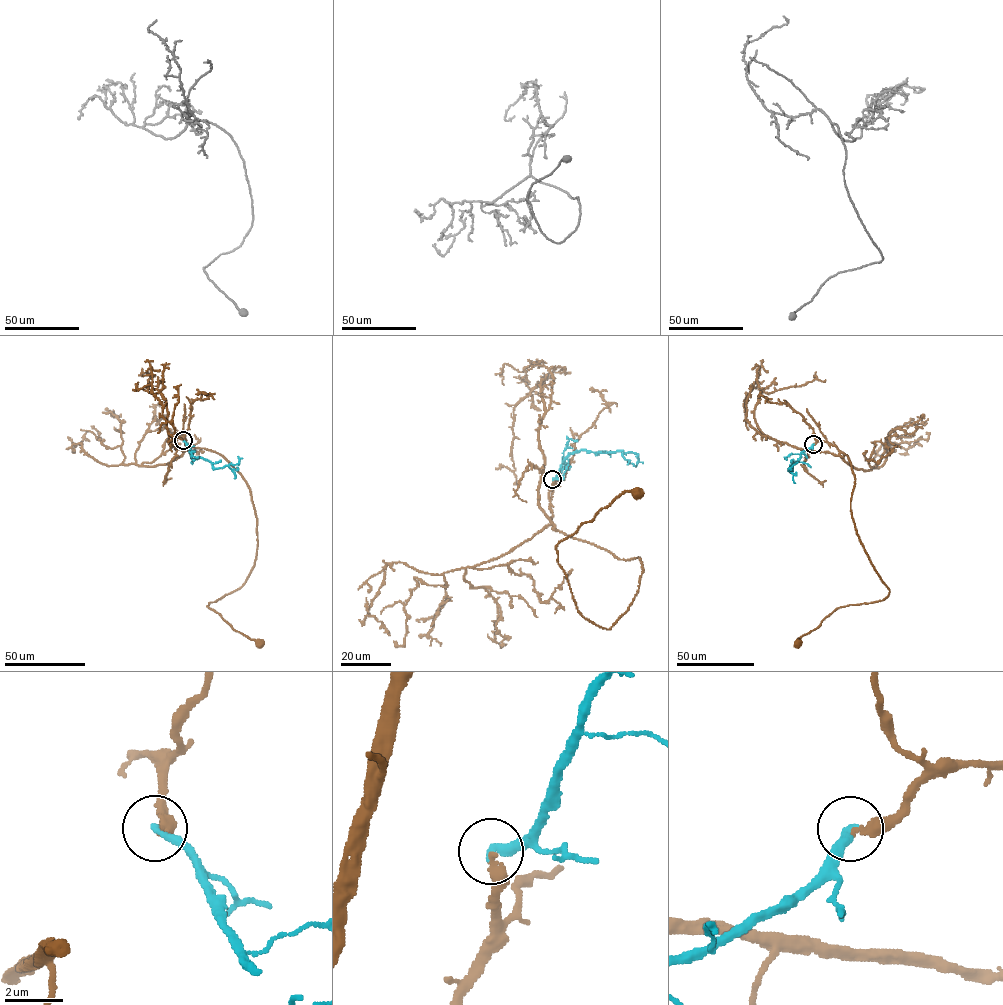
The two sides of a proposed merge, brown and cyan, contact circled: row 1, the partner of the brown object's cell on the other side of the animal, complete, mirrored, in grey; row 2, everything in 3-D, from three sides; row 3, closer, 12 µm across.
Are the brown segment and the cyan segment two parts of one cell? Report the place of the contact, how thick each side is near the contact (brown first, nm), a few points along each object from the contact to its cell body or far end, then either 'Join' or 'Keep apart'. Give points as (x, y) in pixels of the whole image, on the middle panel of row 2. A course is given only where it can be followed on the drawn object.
Place: (552, 479). Thickness 280 nm (brown) against 280 nm. Course of brown: (552, 479), (556, 529), (640, 560), (638, 592), (606, 629), (578, 610), (555, 546), (625, 492), (638, 493). Course of cyan: (552, 479), (568, 455), (581, 450), (597, 454), (631, 452), (638, 455), (636, 466). Join

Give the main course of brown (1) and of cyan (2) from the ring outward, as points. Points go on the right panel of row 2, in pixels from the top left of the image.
1: (813, 444), (827, 441), (847, 456), (856, 533), (889, 592), (882, 600), (840, 607), (797, 643)
2: (813, 444), (799, 459), (791, 460), (790, 471), (789, 468), (797, 462)

